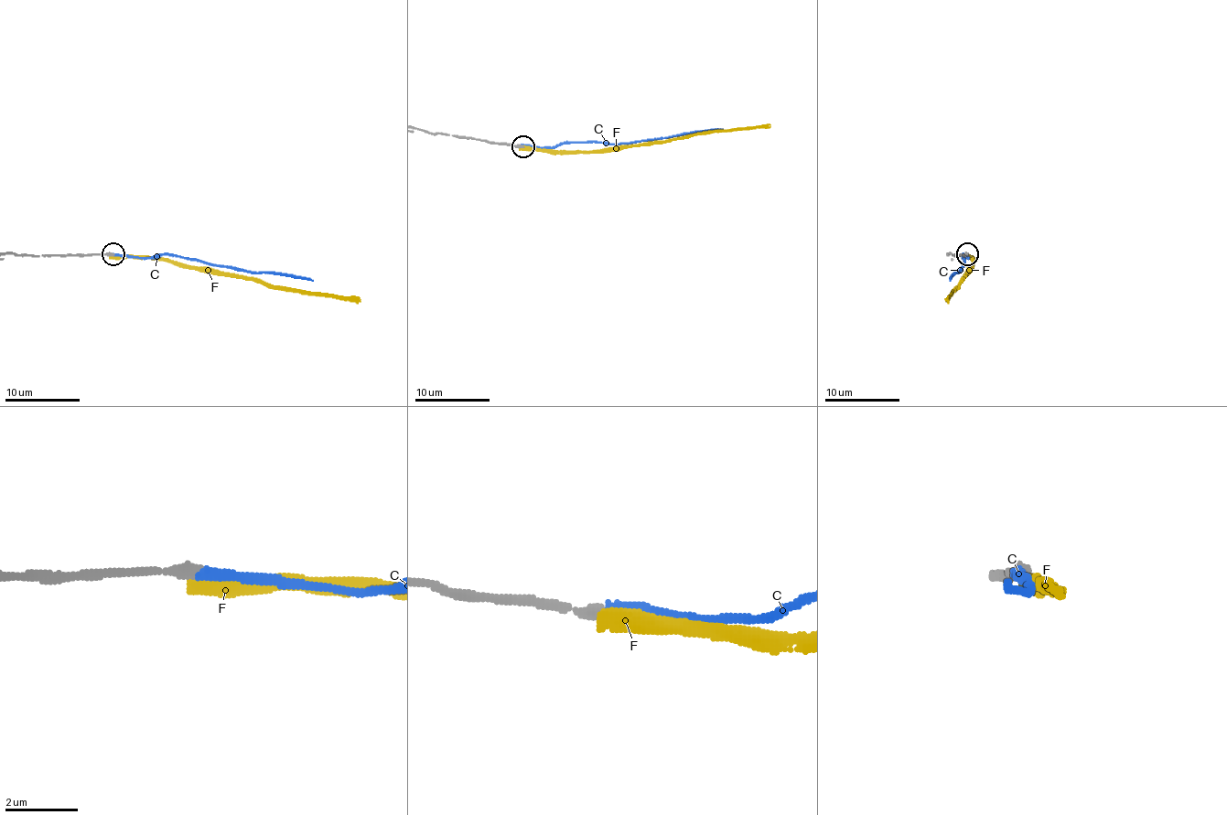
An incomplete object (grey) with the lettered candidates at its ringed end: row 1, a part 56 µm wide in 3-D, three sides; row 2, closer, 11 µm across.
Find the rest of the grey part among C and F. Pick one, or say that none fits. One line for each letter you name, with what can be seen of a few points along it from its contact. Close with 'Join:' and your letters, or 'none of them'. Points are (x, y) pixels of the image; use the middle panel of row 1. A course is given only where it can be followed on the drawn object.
C: course (522, 145), (560, 145), (569, 142), (625, 144), (722, 129)
Join: C

